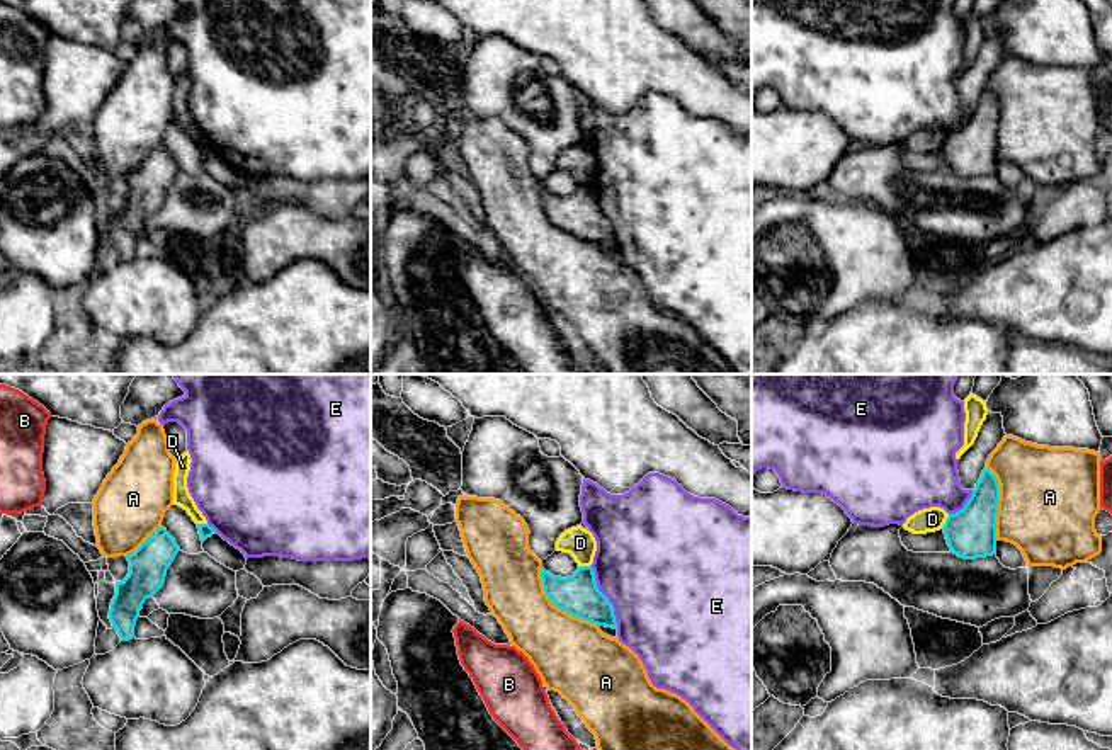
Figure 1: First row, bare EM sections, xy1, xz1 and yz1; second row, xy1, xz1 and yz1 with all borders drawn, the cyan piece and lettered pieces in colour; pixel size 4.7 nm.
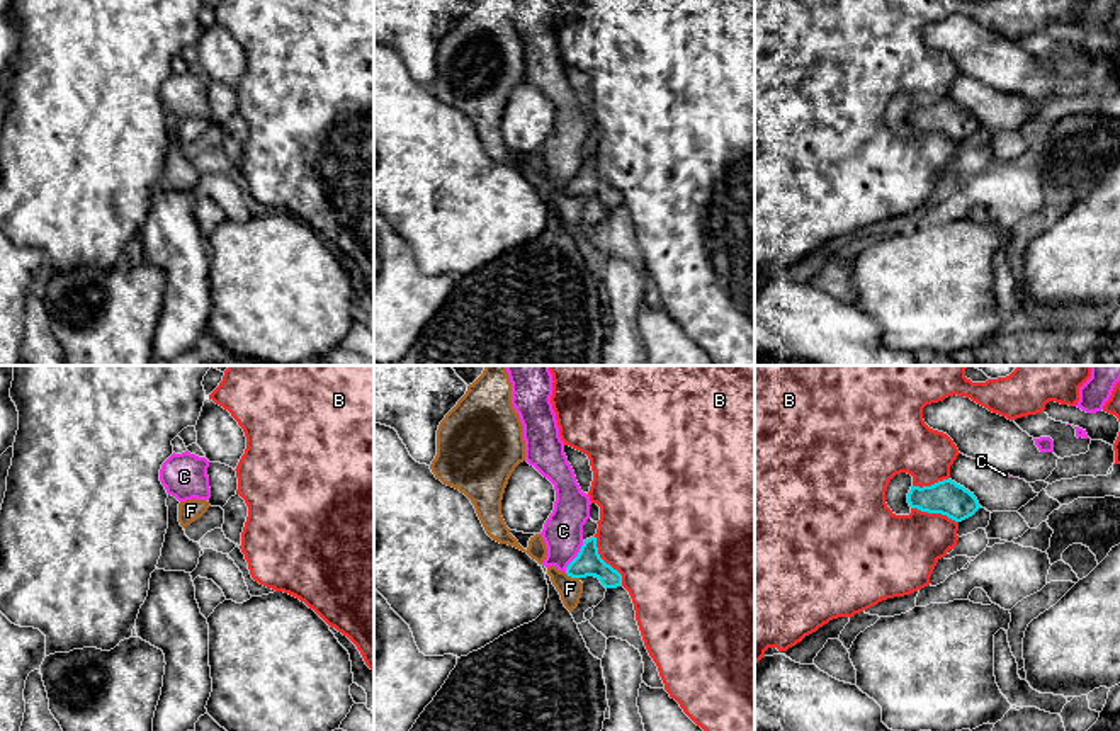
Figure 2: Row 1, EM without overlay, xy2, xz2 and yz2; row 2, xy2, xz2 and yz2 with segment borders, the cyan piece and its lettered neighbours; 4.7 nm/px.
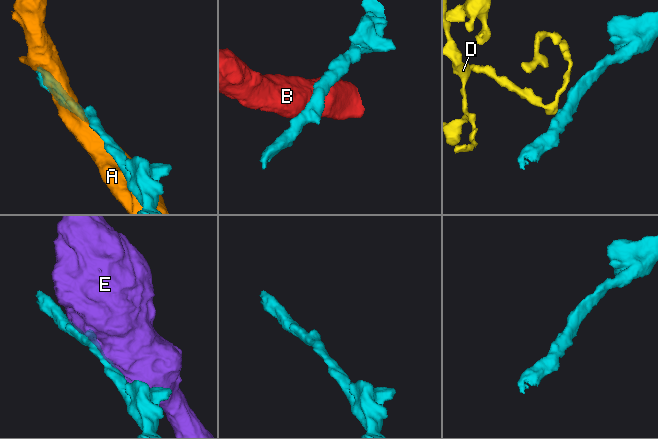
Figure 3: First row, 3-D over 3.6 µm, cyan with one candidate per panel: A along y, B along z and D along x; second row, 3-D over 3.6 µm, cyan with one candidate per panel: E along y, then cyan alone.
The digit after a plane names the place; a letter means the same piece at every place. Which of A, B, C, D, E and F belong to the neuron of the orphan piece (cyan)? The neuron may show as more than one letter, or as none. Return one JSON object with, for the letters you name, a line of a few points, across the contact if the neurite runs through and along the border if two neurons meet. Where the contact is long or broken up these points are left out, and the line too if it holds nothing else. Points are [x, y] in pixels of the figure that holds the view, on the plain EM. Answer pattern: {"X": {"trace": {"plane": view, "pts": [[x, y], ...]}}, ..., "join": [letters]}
{"join": []}

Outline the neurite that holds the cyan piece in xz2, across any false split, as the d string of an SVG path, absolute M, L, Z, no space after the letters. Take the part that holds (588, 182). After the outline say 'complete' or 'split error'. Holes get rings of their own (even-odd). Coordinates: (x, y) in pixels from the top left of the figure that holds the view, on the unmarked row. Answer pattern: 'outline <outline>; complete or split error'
outline M595 155L583 160L578 175L568 184L566 194L600 199L607 211L605 218L593 228L590 243L607 258L617 257L634 265L644 282L642 301L651 308L665 308L658 286L644 265L632 218L622 206L622 194L600 177Z; split error

